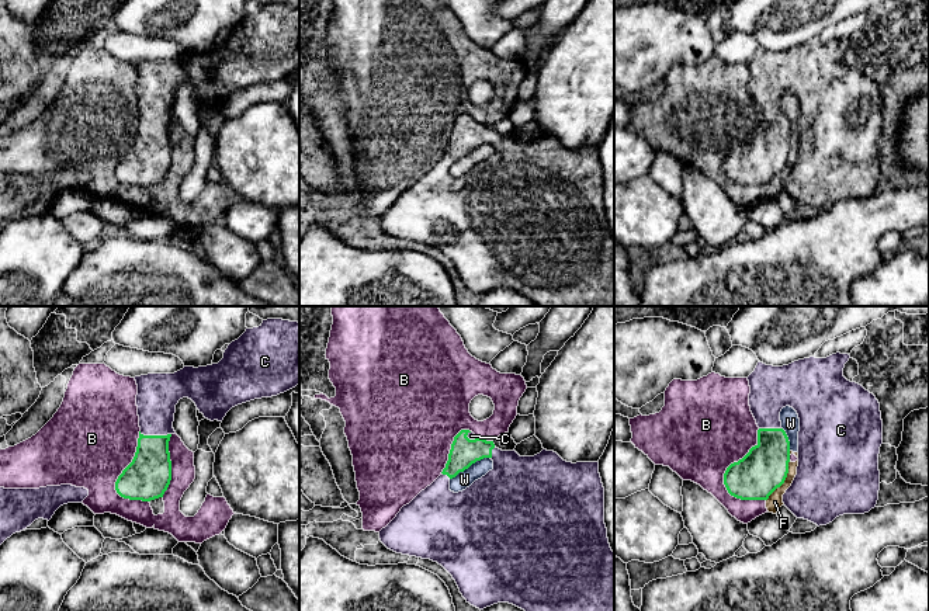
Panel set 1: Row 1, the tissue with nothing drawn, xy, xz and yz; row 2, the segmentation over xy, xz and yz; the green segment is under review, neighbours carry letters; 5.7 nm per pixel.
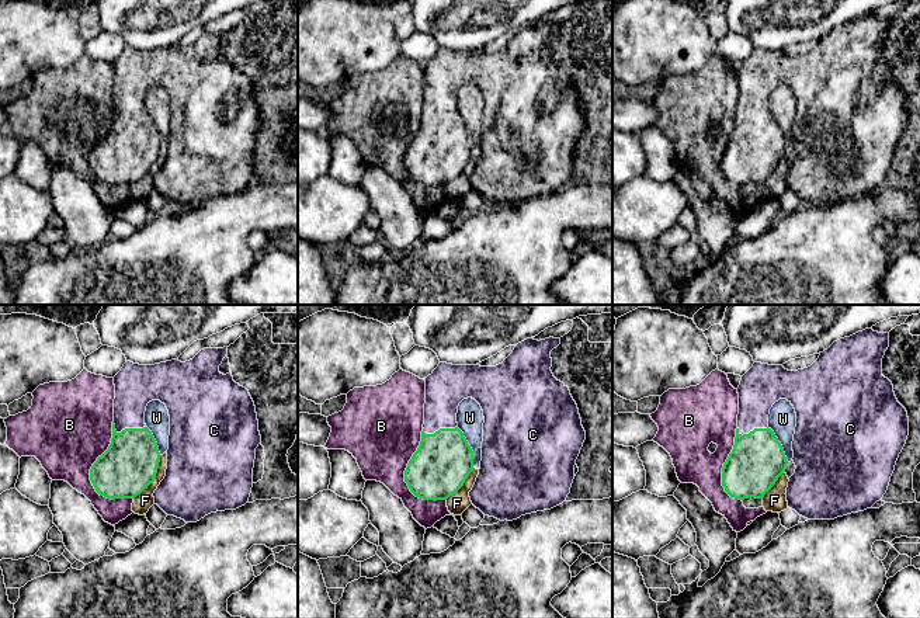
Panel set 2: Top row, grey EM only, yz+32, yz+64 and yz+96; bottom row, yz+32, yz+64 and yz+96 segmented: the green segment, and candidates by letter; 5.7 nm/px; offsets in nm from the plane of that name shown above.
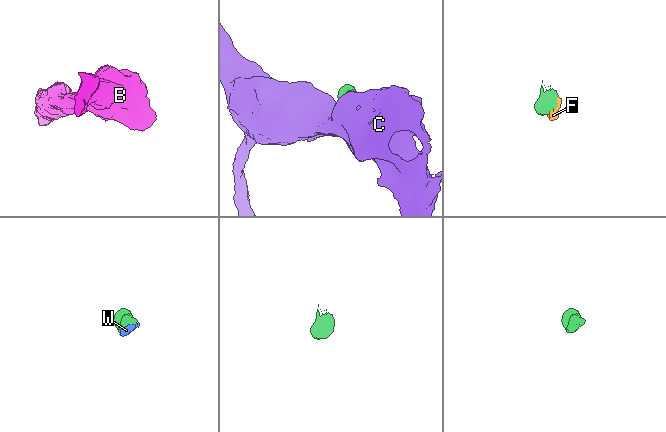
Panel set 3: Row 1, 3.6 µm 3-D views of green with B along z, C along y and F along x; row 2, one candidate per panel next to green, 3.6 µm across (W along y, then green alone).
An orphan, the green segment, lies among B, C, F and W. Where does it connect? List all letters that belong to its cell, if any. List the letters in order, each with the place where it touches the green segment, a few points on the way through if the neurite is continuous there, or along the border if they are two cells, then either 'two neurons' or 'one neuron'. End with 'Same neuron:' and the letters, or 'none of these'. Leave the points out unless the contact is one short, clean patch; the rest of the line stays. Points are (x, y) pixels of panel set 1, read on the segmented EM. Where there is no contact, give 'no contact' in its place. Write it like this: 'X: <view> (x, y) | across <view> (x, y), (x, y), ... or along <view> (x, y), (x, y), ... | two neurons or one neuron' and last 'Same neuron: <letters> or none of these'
B: yz (730, 465) | two neurons
C: xy (155, 436) | one neuron
F: yz (784, 479) | along yz (790, 461), (786, 479), (766, 500) | two neurons
W: xz (470, 465) | along xz (489, 457), (477, 460), (450, 479) | two neurons
Same neuron: C

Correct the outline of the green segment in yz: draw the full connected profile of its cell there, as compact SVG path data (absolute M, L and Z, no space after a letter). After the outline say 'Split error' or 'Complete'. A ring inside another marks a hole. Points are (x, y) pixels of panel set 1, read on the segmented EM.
M832 354L826 358L804 358L788 365L773 367L758 362L748 376L751 412L759 427L758 444L738 462L731 464L724 473L728 493L741 500L767 500L780 487L788 473L790 441L781 428L780 412L793 407L800 419L798 466L791 486L783 494L784 506L797 517L814 524L826 525L843 514L864 514L876 507L880 490L878 454L883 444L883 420L880 403L862 385L843 376L849 354Z. Split error

